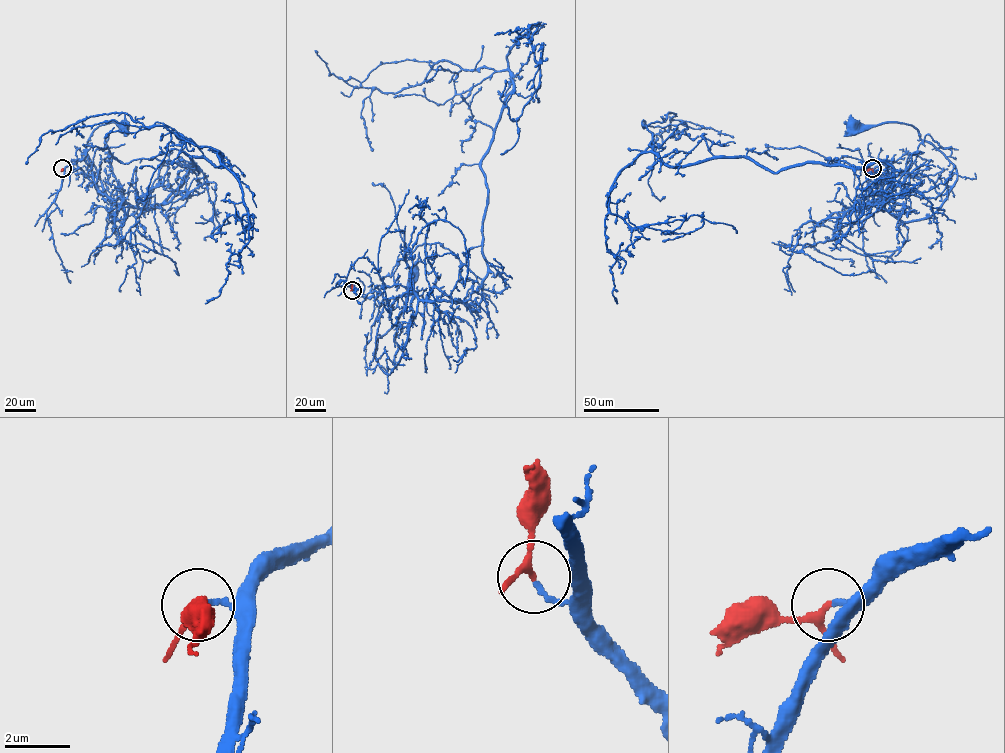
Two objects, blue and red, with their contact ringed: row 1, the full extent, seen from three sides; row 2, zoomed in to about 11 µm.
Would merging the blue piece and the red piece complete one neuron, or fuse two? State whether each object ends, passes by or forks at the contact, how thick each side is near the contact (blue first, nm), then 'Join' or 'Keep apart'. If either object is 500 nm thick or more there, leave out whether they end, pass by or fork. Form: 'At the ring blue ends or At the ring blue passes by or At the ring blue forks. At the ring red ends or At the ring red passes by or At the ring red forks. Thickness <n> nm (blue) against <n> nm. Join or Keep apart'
At the ring blue ends. At the ring red passes by. Thickness 150 nm (blue) against 170 nm. Join

